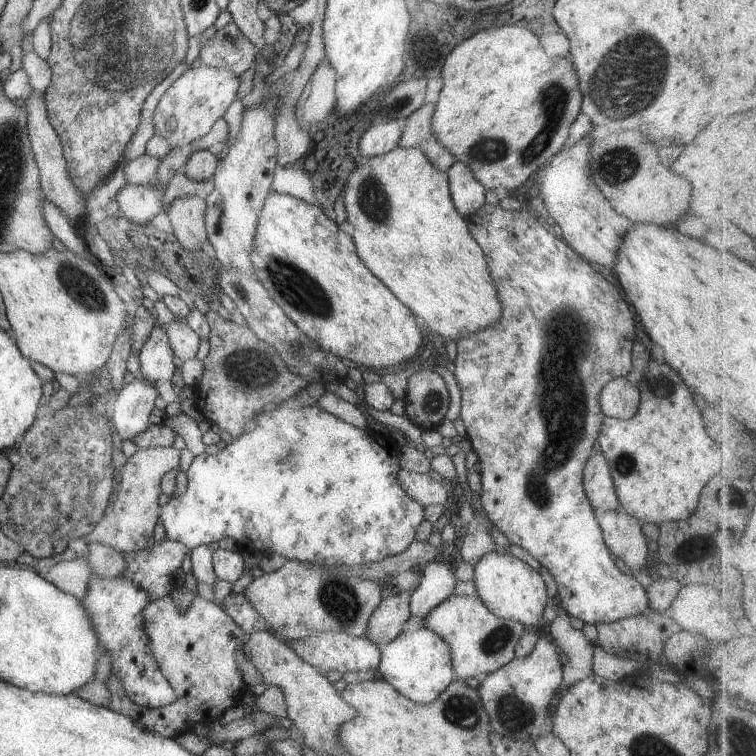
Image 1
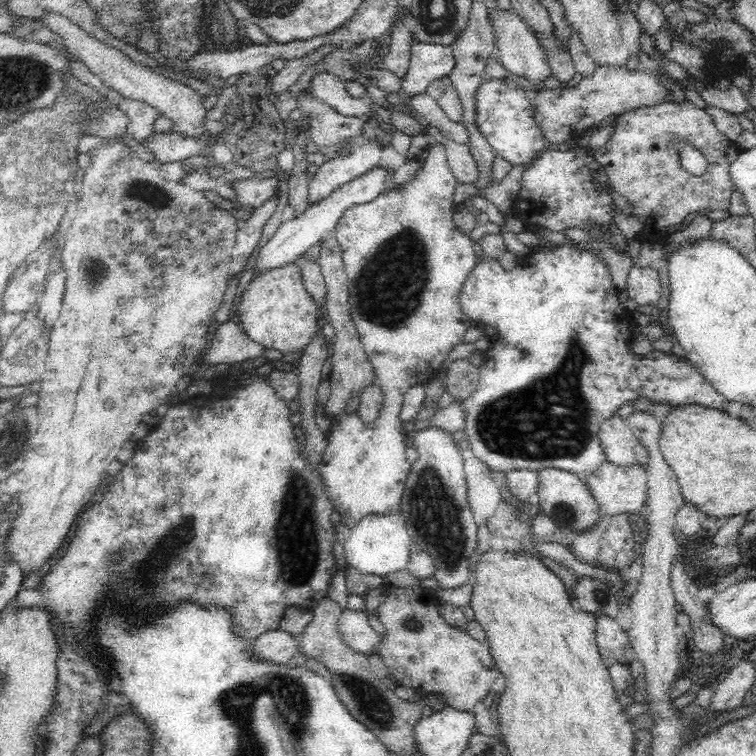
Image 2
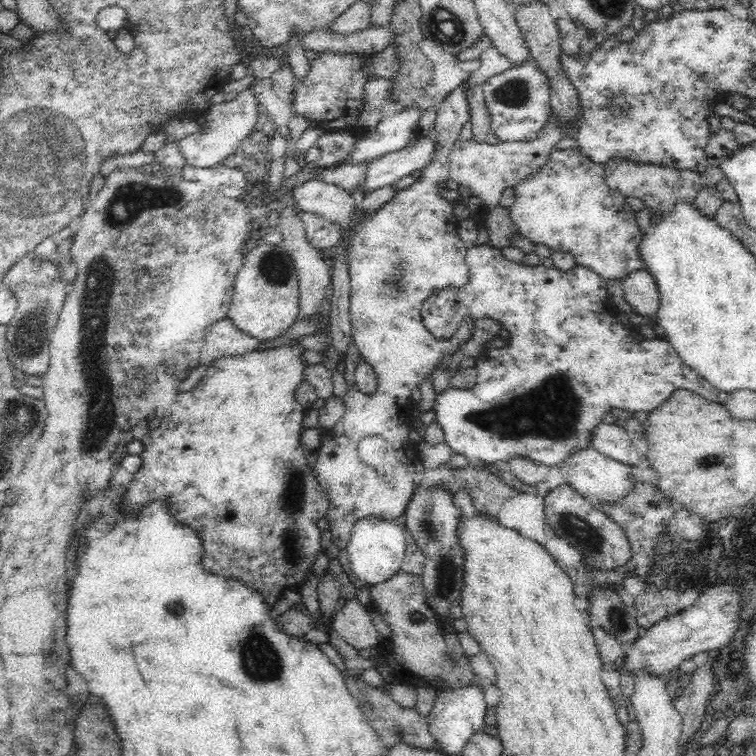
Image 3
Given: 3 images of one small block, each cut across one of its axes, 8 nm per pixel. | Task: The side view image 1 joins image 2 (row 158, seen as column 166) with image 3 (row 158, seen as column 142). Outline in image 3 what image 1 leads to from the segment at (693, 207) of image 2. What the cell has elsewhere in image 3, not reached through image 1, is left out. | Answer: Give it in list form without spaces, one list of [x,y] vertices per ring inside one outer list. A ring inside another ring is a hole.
[[[721,128],[709,136],[707,146],[709,167],[702,174],[693,170],[678,170],[674,167],[665,168],[664,166],[637,164],[636,162],[629,162],[629,160],[610,158],[610,162],[606,162],[604,165],[606,184],[610,188],[620,191],[625,197],[640,198],[653,212],[670,212],[676,202],[695,204],[695,198],[702,188],[706,188],[706,186],[715,188],[718,182],[722,182],[725,174],[720,166],[727,157],[738,150],[740,150],[740,145],[735,139],[733,131]]]

